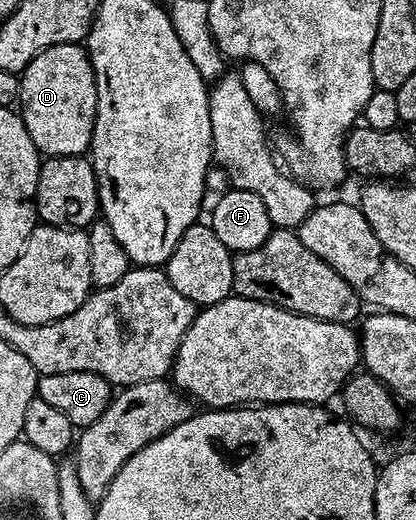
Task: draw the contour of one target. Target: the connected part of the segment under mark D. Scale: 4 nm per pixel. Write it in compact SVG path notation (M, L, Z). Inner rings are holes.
M61 44L52 46L20 73L22 95L20 97L20 115L32 142L43 157L47 156L81 156L90 147L90 139L94 137L94 119L96 118L96 82L94 67L90 65L90 55L82 44Z

